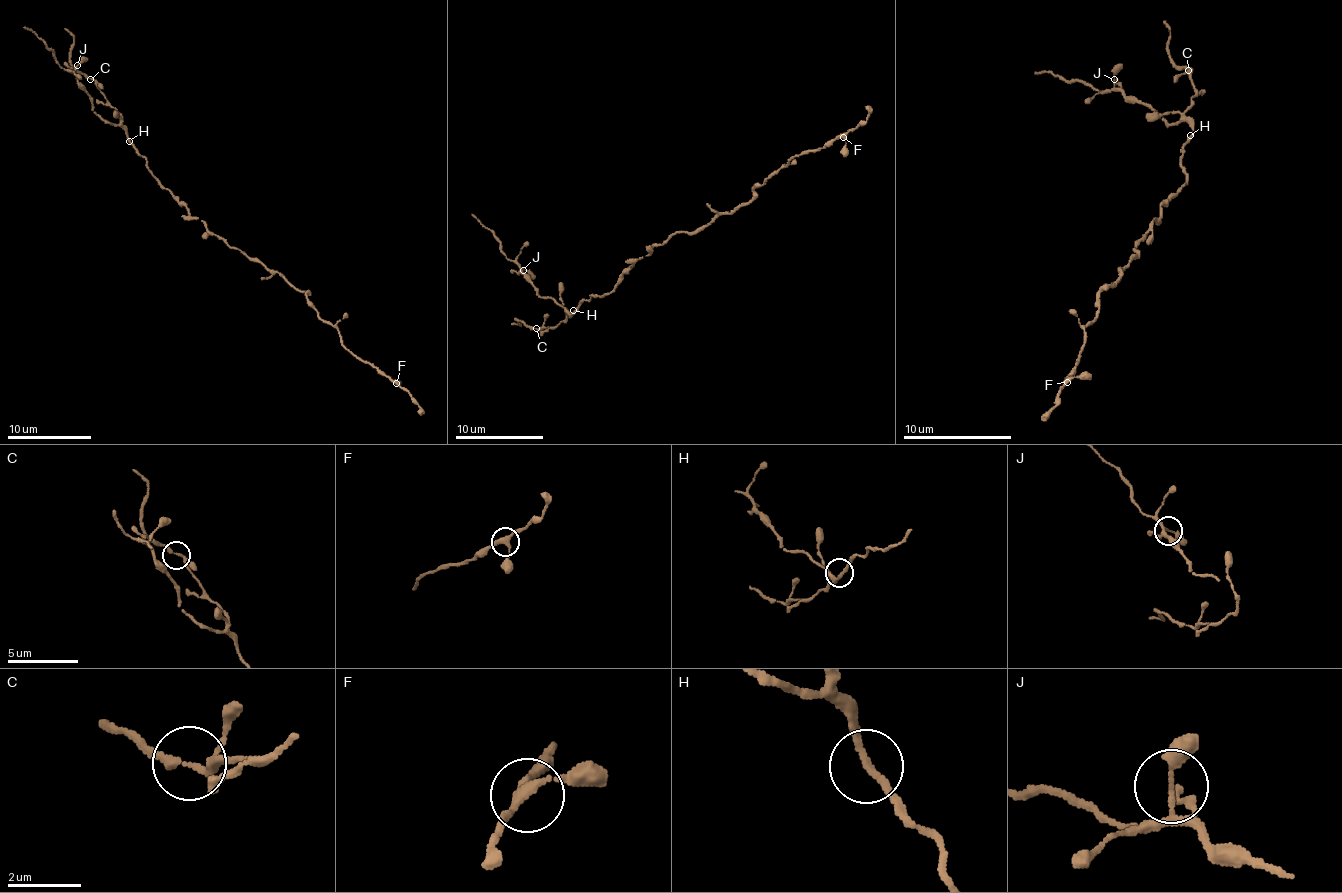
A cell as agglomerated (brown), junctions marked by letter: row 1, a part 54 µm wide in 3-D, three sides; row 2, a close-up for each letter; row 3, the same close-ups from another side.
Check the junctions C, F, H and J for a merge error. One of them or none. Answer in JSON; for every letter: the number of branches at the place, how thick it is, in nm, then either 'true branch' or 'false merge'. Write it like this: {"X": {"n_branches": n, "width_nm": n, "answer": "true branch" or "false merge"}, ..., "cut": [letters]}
{"C": {"n_branches": 3, "width_nm": 180, "answer": "true branch"}, "F": {"n_branches": 3, "width_nm": 240, "answer": "true branch"}, "H": {"n_branches": 2, "width_nm": 190, "answer": "true branch"}, "J": {"n_branches": 3, "width_nm": 150, "answer": "true branch"}, "cut": []}

